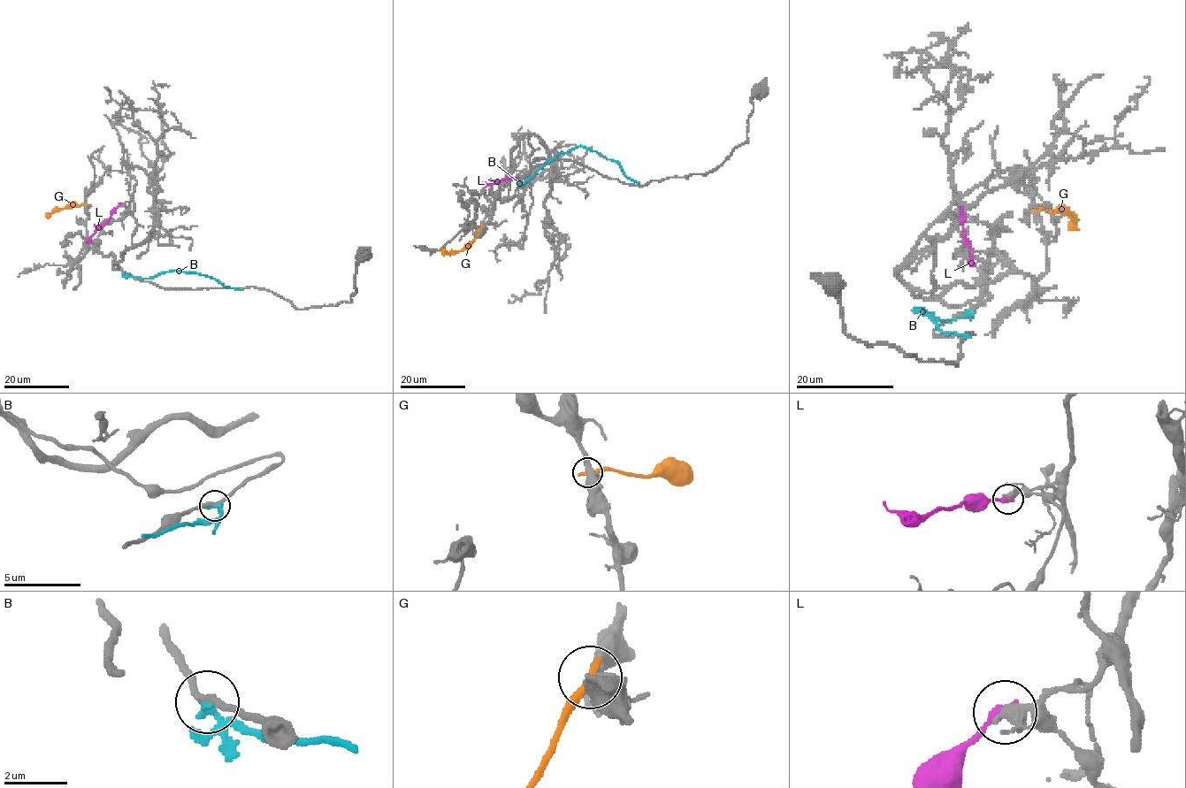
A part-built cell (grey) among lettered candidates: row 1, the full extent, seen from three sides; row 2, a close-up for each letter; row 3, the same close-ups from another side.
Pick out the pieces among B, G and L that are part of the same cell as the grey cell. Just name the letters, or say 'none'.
none

